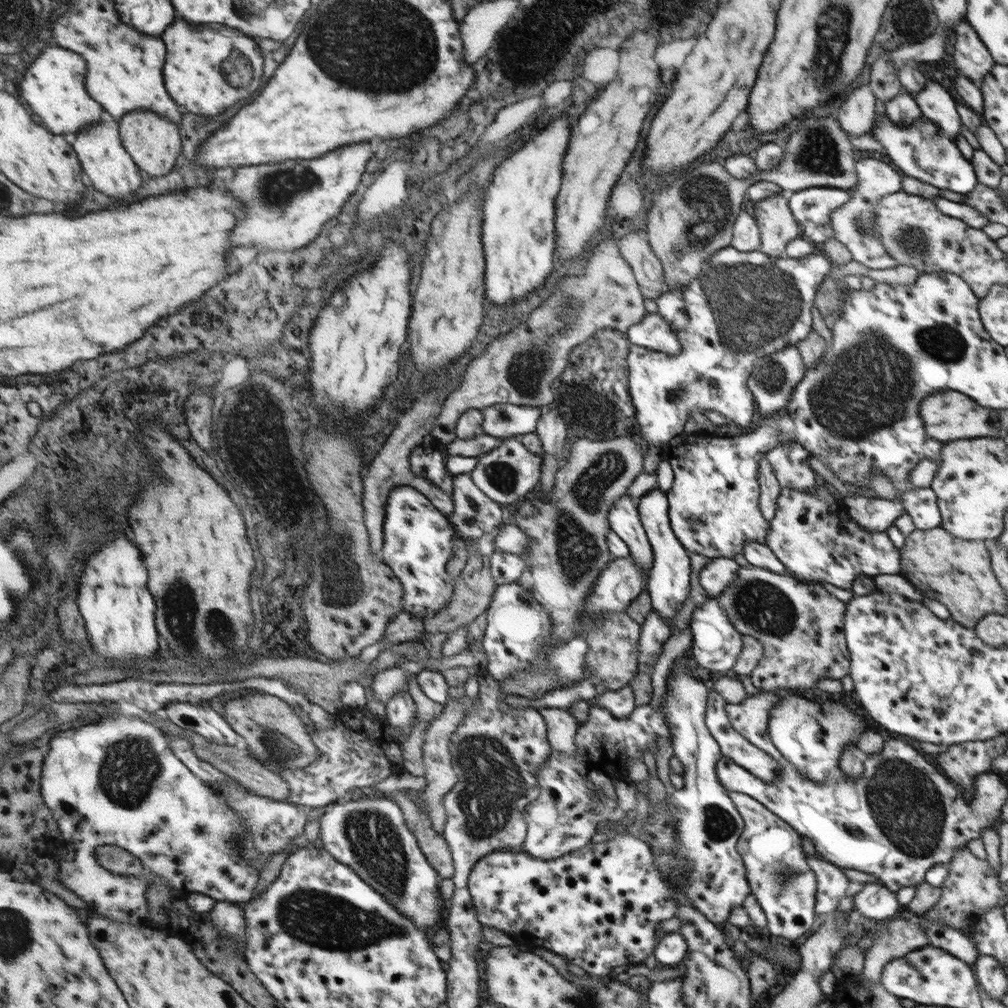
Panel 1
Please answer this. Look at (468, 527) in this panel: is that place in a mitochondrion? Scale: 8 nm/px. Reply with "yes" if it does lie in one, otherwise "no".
no

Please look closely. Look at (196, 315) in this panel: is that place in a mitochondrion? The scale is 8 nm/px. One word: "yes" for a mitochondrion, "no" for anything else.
no

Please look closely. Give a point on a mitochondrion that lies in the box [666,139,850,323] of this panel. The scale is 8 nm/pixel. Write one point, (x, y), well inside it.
(707, 200)

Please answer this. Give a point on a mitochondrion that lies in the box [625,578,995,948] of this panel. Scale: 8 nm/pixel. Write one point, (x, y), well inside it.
(905, 805)

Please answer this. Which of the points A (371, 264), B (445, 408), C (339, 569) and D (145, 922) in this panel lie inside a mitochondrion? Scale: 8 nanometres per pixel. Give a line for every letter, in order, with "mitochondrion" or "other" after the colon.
A: other
B: other
C: mitochondrion
D: other

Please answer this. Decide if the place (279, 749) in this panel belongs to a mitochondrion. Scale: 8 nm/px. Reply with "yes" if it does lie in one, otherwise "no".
yes

